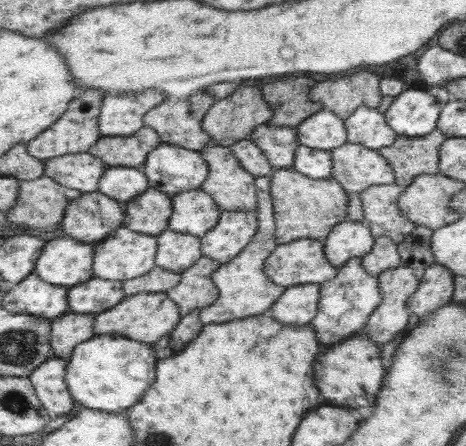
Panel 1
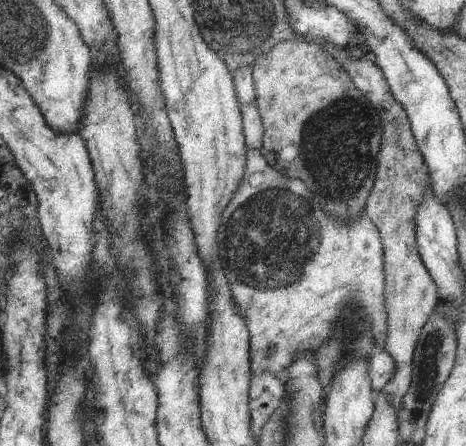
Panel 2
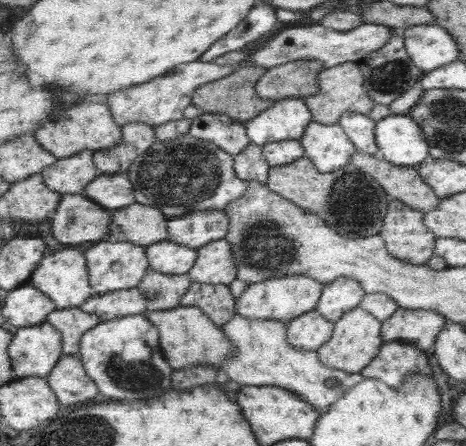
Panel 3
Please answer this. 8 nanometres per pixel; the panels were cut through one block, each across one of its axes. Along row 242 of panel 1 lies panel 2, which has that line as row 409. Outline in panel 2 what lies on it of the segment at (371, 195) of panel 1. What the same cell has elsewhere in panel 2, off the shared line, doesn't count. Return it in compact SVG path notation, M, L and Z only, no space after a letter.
M315 44L323 48L331 58L335 58L347 76L353 80L355 88L365 94L365 98L371 102L371 106L377 110L381 126L383 126L383 140L377 154L377 172L373 180L373 188L365 200L363 212L377 228L377 234L381 238L383 246L383 272L385 272L385 308L387 308L387 336L383 350L393 358L395 362L395 376L391 382L381 390L381 394L389 396L389 402L395 410L395 414L401 408L401 400L405 392L411 386L411 364L413 364L413 350L415 342L419 338L419 332L425 324L425 320L431 316L439 292L429 276L427 268L421 262L419 250L417 250L417 238L415 238L415 216L419 210L419 204L425 200L429 192L429 170L423 162L423 156L415 144L411 124L403 108L393 100L391 90L387 88L387 80L381 74L379 66L369 58L361 60L349 60L349 52L331 44Z

